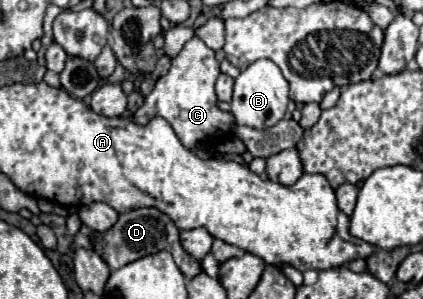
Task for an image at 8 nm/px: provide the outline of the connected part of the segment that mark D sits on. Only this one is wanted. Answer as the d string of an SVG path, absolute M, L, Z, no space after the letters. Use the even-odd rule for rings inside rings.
M134 208L128 212L118 214L118 220L112 228L108 228L106 232L92 232L92 244L94 250L108 262L108 266L112 270L122 268L124 264L130 264L138 258L148 256L150 252L158 252L158 250L168 250L174 256L176 266L180 268L180 272L186 278L196 276L196 272L202 270L200 262L192 256L188 256L188 252L184 252L182 244L180 244L180 230L176 228L174 220L170 216L166 216L164 212L160 212L158 208Z

